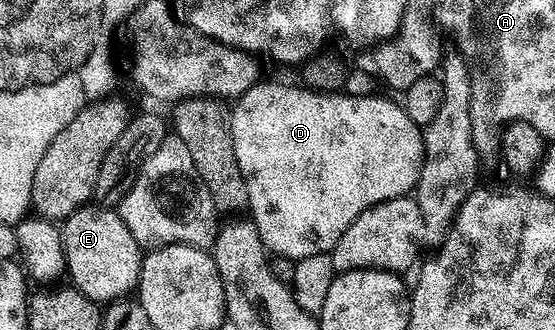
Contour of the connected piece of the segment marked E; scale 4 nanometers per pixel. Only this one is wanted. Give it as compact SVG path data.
M83 206L61 221L60 227L69 283L89 300L113 302L137 289L144 252L115 209Z

